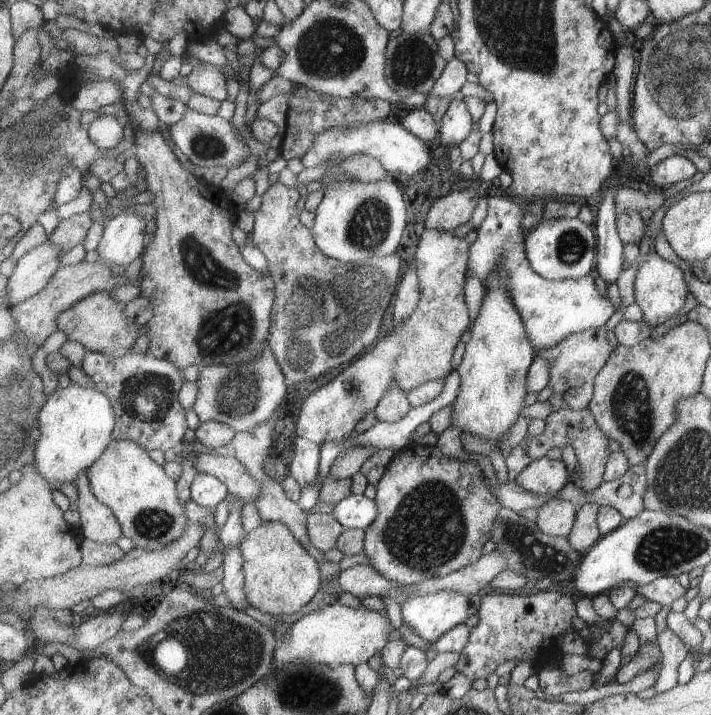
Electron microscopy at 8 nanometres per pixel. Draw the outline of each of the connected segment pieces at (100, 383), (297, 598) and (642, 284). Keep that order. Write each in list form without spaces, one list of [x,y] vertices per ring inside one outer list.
[[[87,351],[87,356],[85,356],[85,360],[83,360],[83,370],[92,379],[92,382],[96,385],[95,388],[100,391],[104,391],[106,395],[111,399],[111,404],[113,405],[114,411],[116,412],[116,425],[112,434],[112,438],[115,440],[121,441],[133,441],[136,443],[140,443],[145,450],[161,450],[166,451],[170,448],[172,450],[180,451],[184,448],[183,438],[185,438],[185,434],[190,433],[189,426],[187,426],[187,416],[185,416],[186,408],[183,408],[181,404],[179,404],[179,390],[181,390],[181,386],[183,386],[183,370],[177,366],[175,362],[171,362],[169,359],[157,358],[154,354],[149,352],[147,353],[129,353],[121,358],[111,358],[109,355],[101,354],[98,352],[89,352]]]
[[[262,521],[256,529],[246,534],[240,549],[244,558],[247,598],[253,607],[263,613],[290,619],[321,590],[323,575],[320,563],[284,522]]]
[[[653,252],[641,262],[637,272],[635,294],[636,303],[642,308],[645,316],[644,322],[655,328],[655,326],[661,326],[667,320],[675,318],[683,310],[683,306],[689,298],[689,288],[687,288],[683,270]]]

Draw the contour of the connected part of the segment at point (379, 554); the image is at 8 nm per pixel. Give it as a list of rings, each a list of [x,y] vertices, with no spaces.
[[[411,442],[402,448],[388,464],[376,486],[378,491],[374,500],[379,506],[379,516],[366,528],[364,553],[387,580],[404,585],[441,578],[475,564],[484,555],[483,546],[492,540],[493,528],[503,508],[476,462],[447,457],[437,445]]]

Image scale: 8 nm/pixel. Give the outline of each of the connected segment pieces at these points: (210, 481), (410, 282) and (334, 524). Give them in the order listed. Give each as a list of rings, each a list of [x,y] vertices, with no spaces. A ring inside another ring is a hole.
[[[198,473],[191,485],[192,500],[201,507],[215,512],[220,502],[230,494],[228,486],[216,476]]]
[[[416,265],[406,269],[405,278],[401,279],[401,286],[397,287],[397,298],[394,300],[392,314],[394,328],[403,324],[419,306],[421,302],[421,290],[419,275]]]
[[[313,511],[308,515],[307,534],[309,534],[311,544],[324,553],[335,549],[337,540],[346,528],[332,514]]]

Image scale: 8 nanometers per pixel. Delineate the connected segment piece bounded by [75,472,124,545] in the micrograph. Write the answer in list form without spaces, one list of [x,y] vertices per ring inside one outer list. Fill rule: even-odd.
[[[88,472],[77,478],[75,487],[79,494],[76,502],[82,518],[84,536],[99,544],[115,545],[121,535],[124,536],[123,527],[113,510],[93,494]]]

